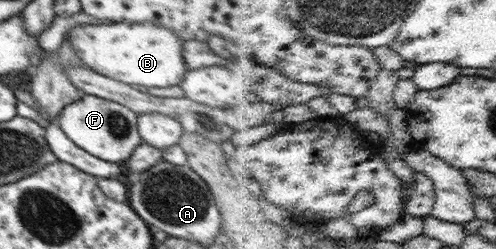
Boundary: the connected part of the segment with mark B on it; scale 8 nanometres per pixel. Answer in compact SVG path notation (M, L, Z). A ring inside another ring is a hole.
M101 22L79 24L65 34L65 41L73 47L79 60L98 74L147 88L165 88L179 85L188 72L183 59L184 41L171 29L153 22Z

